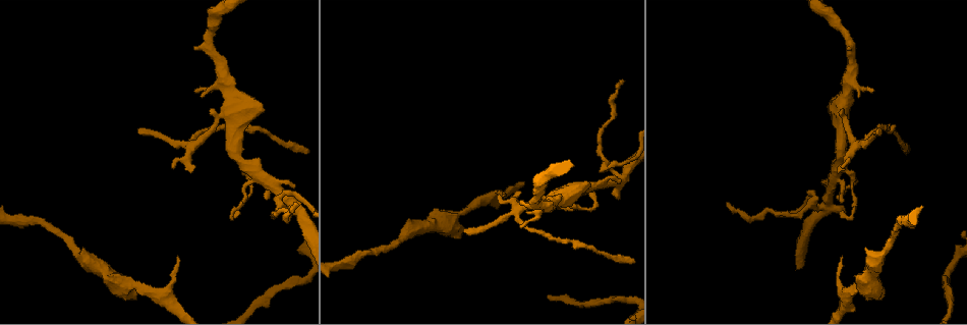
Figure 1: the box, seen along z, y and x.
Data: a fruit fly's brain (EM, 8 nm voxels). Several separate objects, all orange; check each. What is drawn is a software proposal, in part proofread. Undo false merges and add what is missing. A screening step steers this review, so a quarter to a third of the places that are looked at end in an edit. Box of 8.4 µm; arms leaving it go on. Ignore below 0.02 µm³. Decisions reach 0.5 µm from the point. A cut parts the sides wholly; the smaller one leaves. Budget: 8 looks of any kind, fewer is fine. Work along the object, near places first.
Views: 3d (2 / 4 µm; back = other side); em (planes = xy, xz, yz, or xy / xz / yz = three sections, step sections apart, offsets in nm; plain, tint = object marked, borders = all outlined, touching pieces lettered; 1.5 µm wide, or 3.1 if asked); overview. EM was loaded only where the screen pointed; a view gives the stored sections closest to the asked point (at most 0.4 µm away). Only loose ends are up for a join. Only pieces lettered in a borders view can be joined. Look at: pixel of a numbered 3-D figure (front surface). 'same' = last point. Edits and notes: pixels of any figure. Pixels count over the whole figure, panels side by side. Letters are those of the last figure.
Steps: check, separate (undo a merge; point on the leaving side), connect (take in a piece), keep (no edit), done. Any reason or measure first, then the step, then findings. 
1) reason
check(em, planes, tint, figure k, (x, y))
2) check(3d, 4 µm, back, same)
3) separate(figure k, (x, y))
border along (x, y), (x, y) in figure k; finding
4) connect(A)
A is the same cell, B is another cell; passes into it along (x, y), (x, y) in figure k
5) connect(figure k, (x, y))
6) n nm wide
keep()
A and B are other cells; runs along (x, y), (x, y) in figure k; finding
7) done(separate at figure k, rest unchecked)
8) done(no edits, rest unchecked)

branch stops here
check(3d, 2 µm, figure 1, (872, 90))

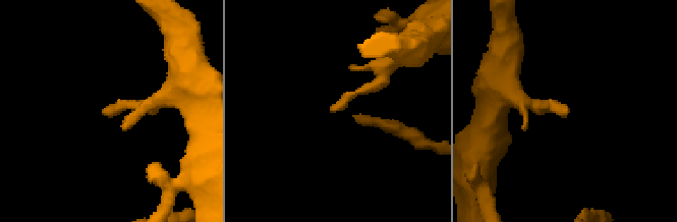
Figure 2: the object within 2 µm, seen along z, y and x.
need the tissue
check(em, xy, step 8, borders, figure 2, (103, 109))

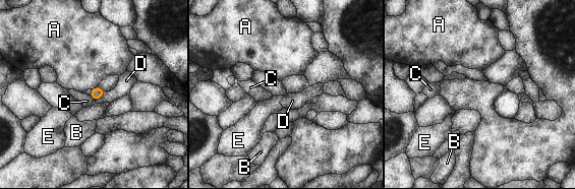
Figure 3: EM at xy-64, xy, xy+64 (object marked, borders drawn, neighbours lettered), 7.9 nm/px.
check(em, planes, borders, same)

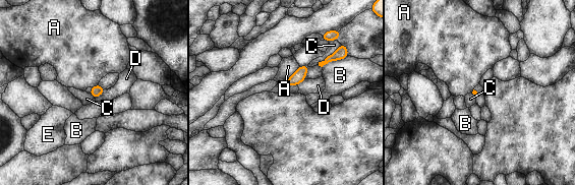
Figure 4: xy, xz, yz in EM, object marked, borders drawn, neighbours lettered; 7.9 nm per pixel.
C touches over 240 nm
keep()
A, B, C, D and E are other cells; none of them fits

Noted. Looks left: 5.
tapers out
check(em, yz, step 4, borders, figure 1, (841, 258))

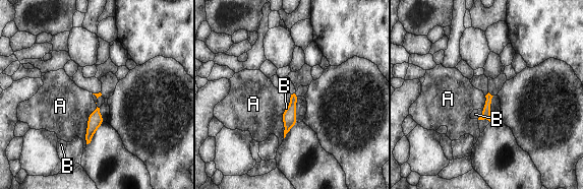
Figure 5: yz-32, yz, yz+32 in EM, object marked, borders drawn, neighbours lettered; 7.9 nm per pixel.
cut it another way
check(em, planes, borders, same)

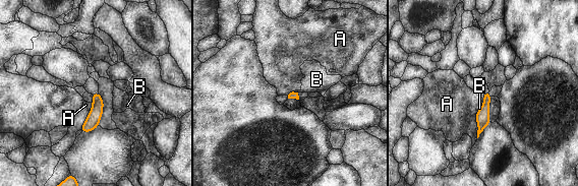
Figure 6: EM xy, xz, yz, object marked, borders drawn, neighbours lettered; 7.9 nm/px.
keep()
A and B are other cells; runs along (97, 95), (97, 111), (83, 129) in figure 6; none of them fits

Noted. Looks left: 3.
tapers out
check(em, xz, step 8, tint, figure 1, (137, 128))

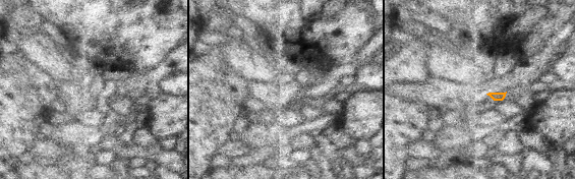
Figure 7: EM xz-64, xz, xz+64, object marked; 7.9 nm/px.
check(em, planes, borders, same)

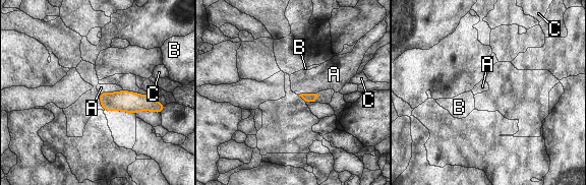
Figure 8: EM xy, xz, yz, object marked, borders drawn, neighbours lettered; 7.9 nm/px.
A touches over 190 nm
keep()
A, B and C are other cells; runs along (102, 95), (109, 101), (157, 106) in figure 8; no lettered piece goes on from it

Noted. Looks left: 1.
done(no edits, rest unchecked)

